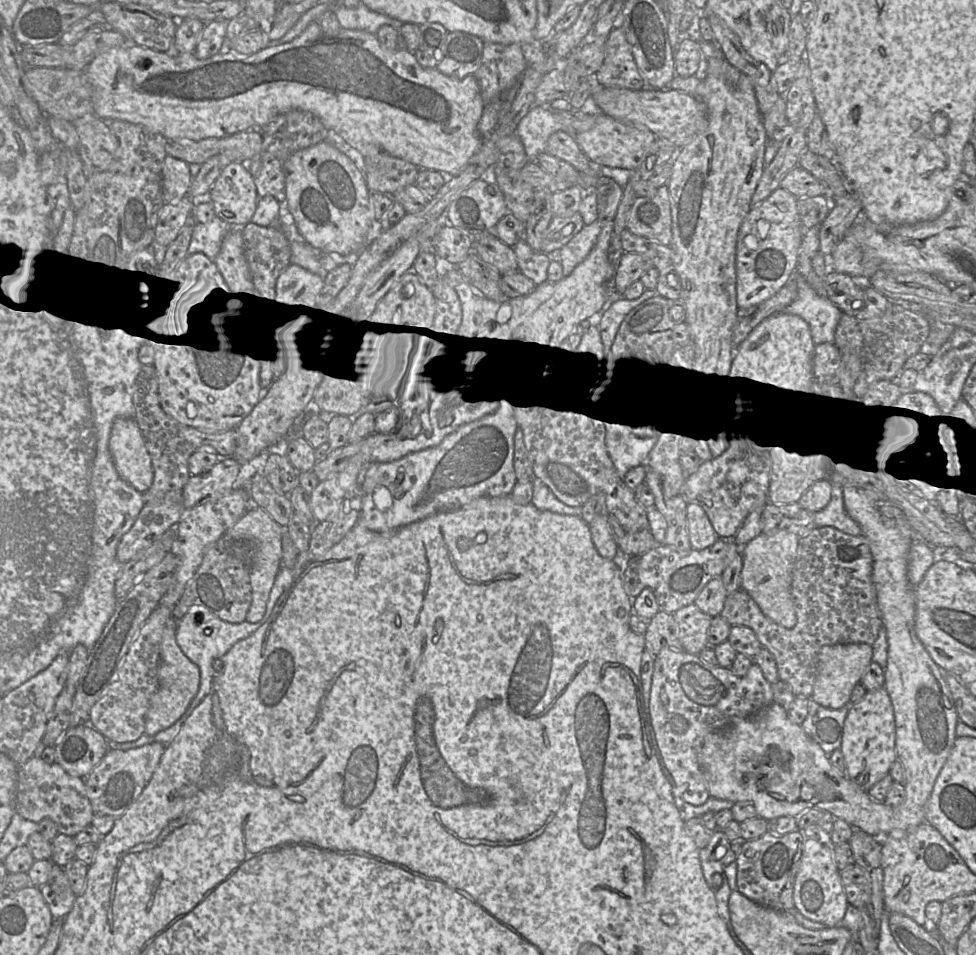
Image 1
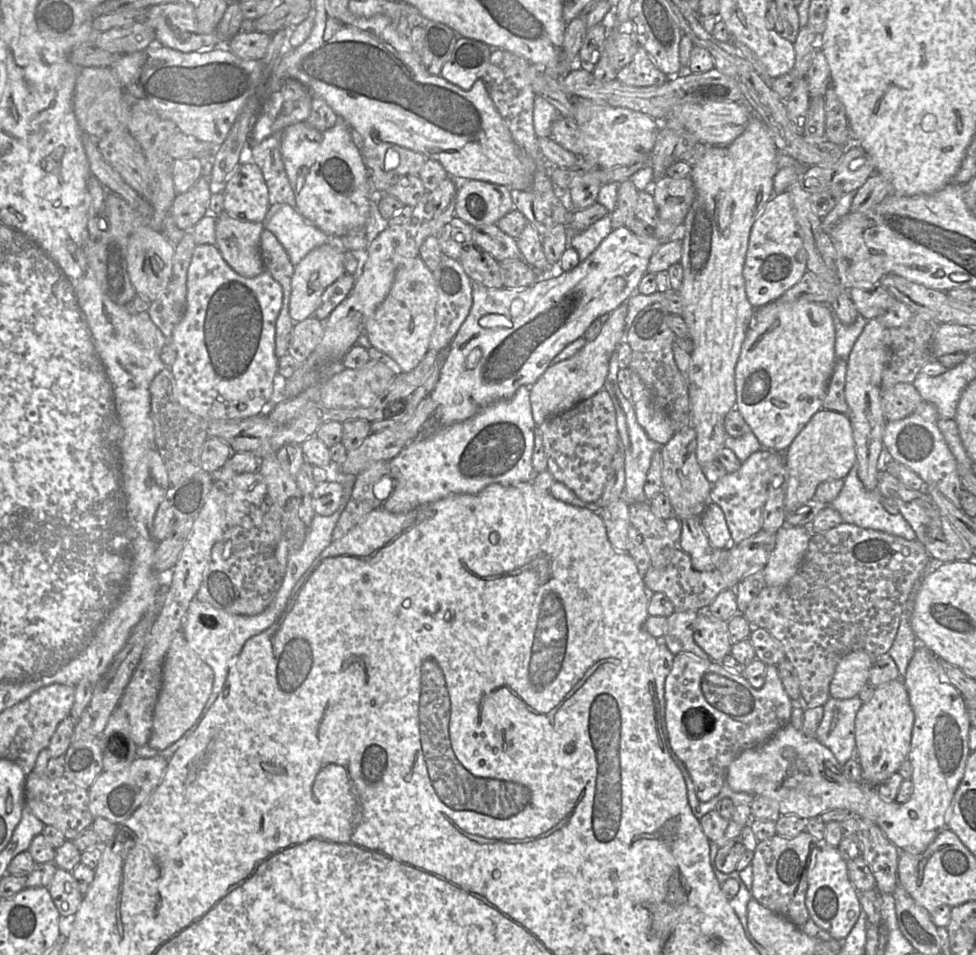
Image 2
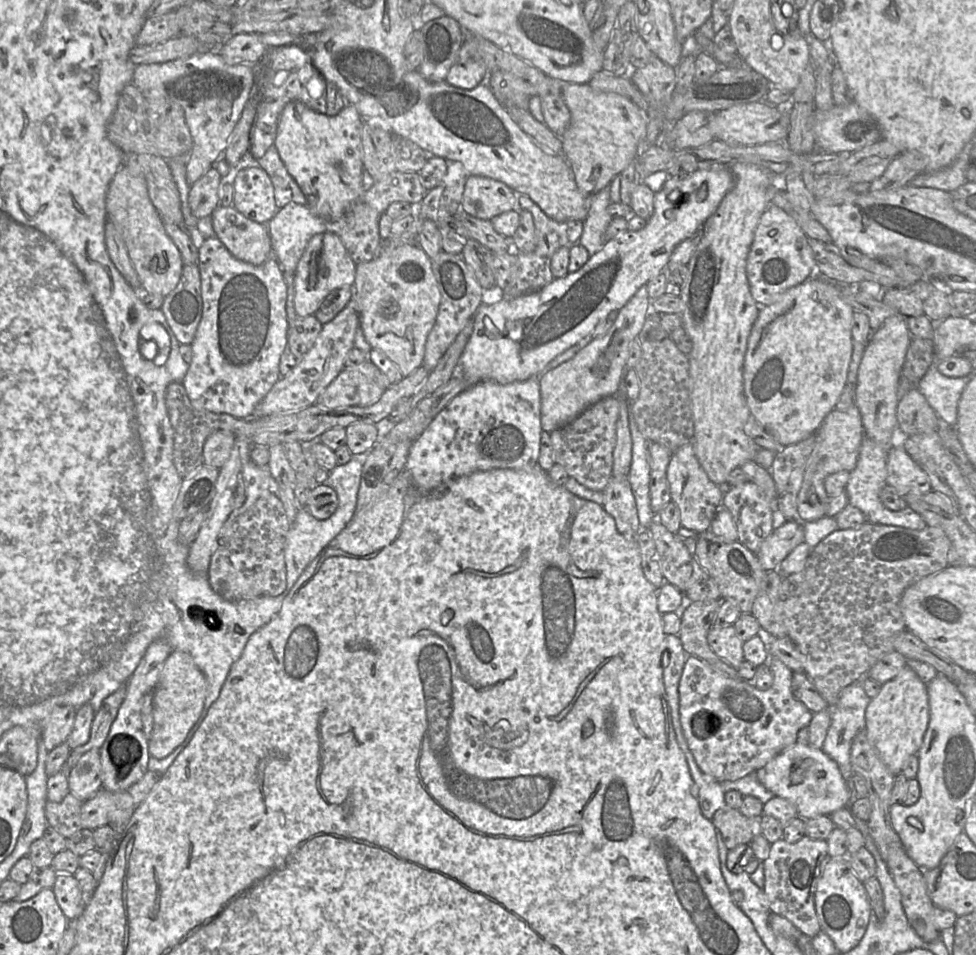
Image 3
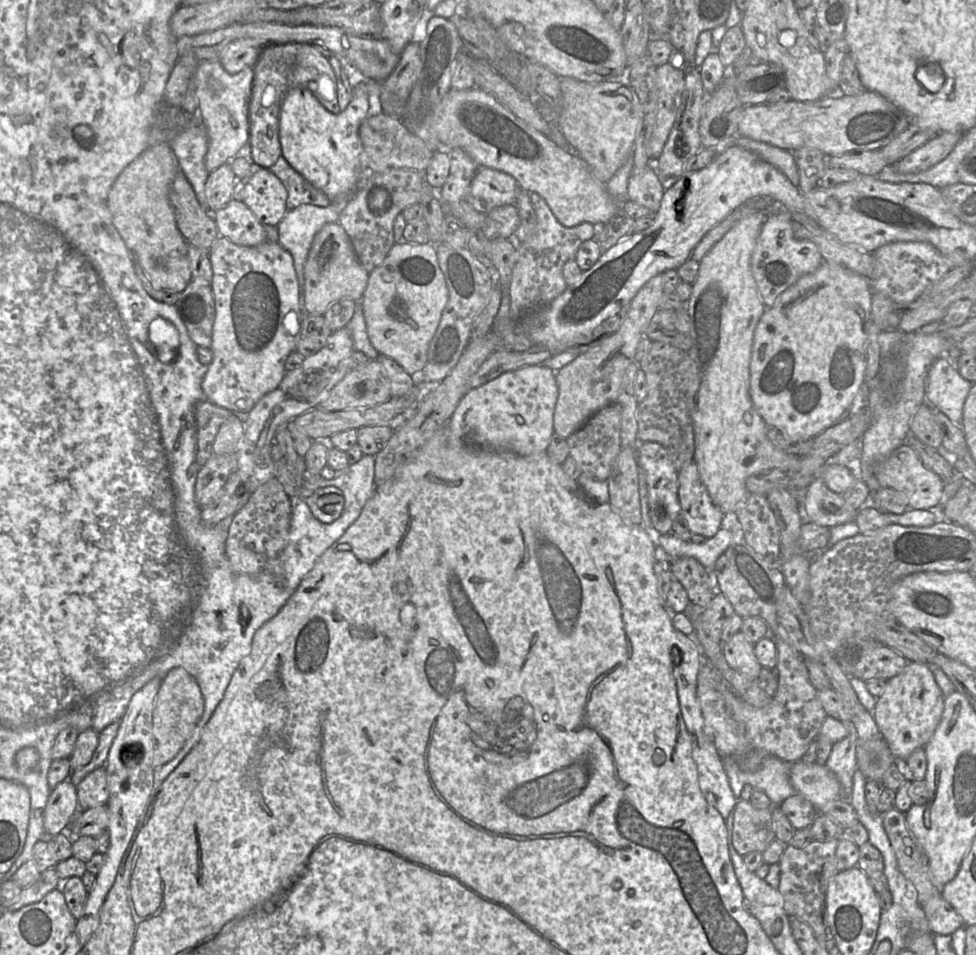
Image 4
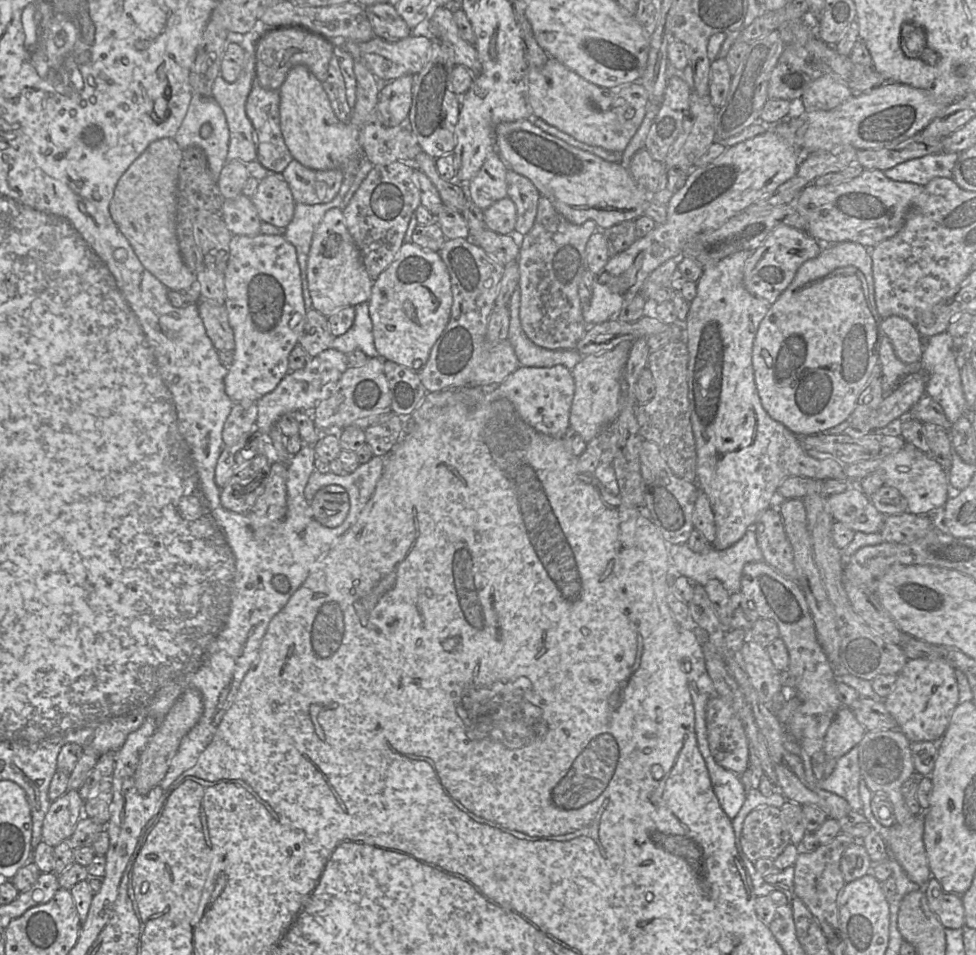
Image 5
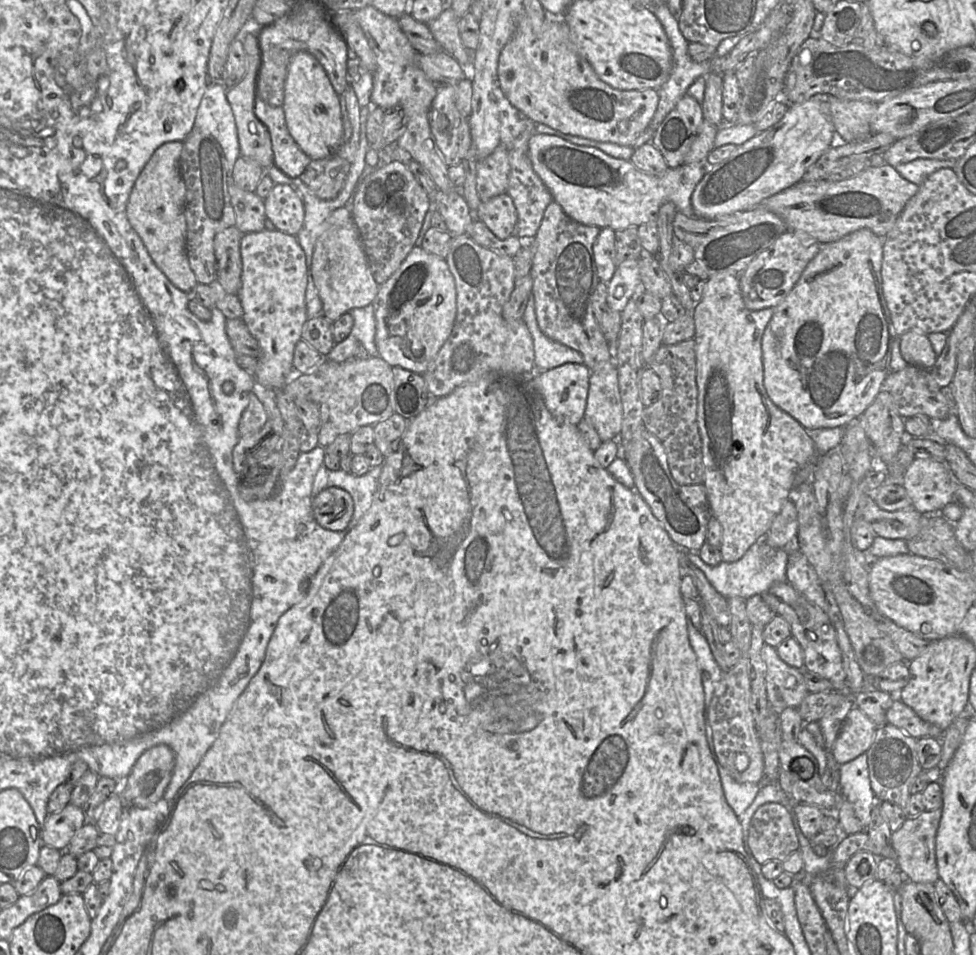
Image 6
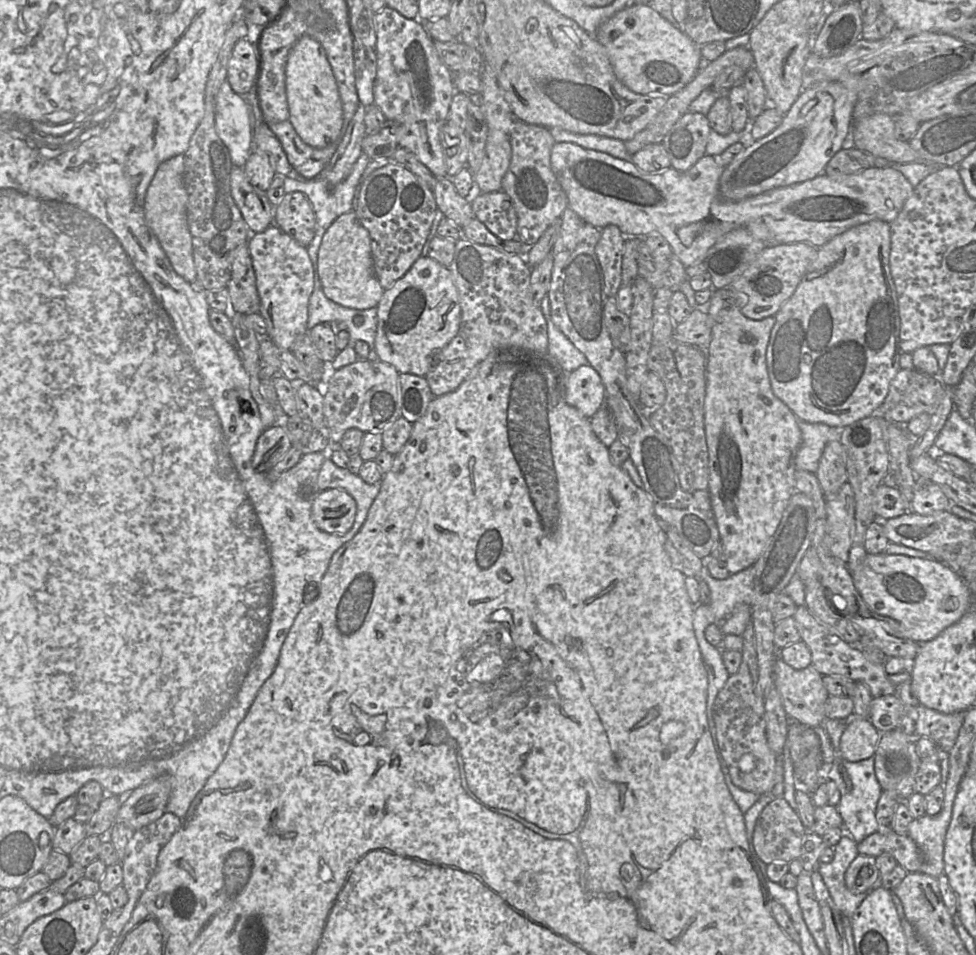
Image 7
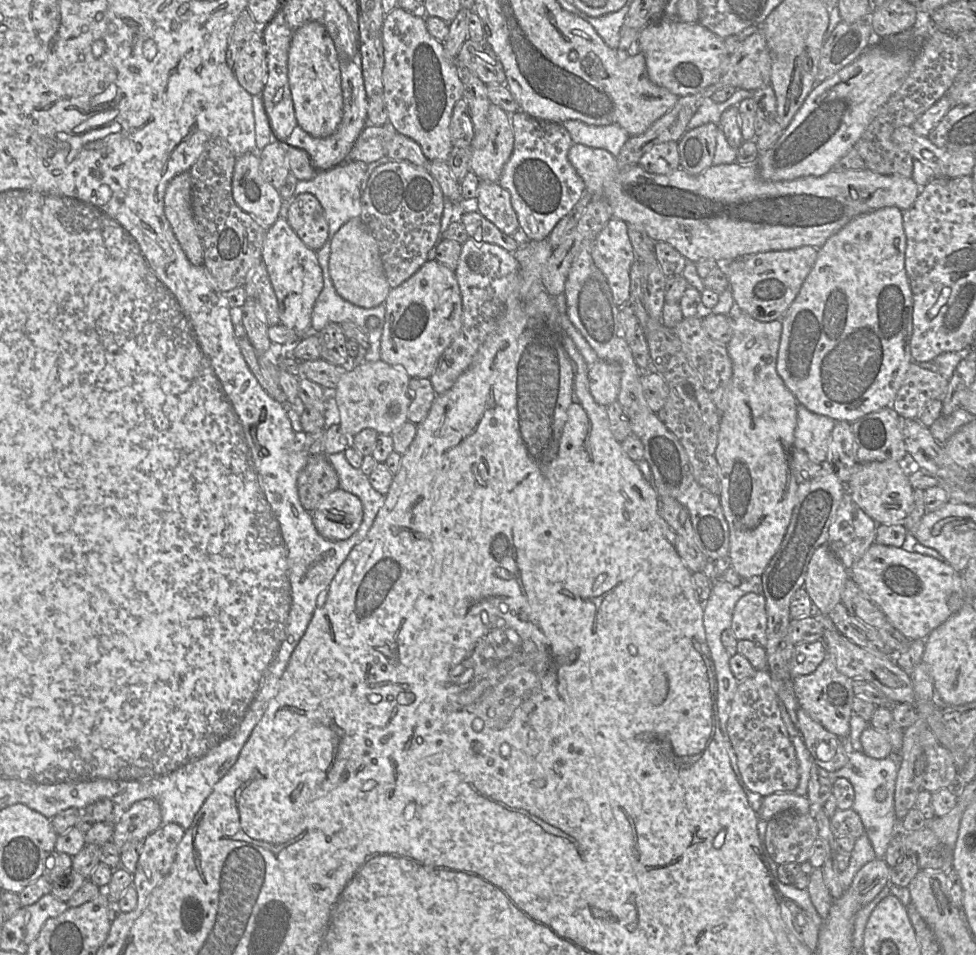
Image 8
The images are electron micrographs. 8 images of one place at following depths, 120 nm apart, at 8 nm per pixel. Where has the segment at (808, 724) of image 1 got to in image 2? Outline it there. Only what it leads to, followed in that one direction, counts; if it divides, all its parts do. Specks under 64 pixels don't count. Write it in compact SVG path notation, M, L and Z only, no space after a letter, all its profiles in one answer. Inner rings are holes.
M857 695L853 698L844 700L829 698L822 706L824 714L817 728L815 738L820 744L833 753L838 763L842 766L849 759L855 757L855 718L863 704L864 703Z

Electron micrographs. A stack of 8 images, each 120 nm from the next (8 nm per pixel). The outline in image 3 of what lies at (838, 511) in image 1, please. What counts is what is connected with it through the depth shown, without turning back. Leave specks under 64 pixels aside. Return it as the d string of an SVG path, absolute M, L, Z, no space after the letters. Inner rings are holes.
M864 435L857 464L851 471L845 488L849 505L860 509L865 515L867 523L900 526L911 530L925 529L926 522L911 508L906 507L900 511L891 511L882 504L880 493L886 486L887 460L888 451Z

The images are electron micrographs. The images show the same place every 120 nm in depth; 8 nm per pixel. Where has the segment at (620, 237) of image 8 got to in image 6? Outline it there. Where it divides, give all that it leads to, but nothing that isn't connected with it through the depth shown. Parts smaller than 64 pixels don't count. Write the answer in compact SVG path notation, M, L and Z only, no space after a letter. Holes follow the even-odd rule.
M609 227L601 228L592 245L597 275L601 282L607 284L614 275L615 231Z

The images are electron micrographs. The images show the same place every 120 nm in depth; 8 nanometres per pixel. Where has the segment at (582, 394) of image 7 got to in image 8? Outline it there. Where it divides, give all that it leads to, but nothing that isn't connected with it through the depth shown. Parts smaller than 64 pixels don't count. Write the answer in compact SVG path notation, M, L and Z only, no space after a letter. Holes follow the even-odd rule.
M599 360L588 368L589 391L595 402L601 406L616 402L621 385L621 366Z

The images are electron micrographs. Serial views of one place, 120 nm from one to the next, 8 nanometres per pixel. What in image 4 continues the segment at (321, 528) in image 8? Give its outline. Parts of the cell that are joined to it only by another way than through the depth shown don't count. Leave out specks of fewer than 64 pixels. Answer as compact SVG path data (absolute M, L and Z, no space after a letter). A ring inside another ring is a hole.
M335 486L318 488L306 499L313 516L322 523L330 524L337 520L344 509L344 495Z

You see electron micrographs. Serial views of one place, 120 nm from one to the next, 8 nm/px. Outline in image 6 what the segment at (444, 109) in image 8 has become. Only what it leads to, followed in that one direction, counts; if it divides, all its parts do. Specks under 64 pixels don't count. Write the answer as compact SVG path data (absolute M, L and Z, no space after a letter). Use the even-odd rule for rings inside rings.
M371 5L353 10L353 15L363 30L376 60L371 104L383 110L394 106L401 107L405 115L405 131L396 142L398 148L406 151L411 159L428 171L440 191L457 189L448 177L448 166L436 149L431 134L428 116L437 93L437 84L420 68L419 53L401 30L397 18L388 16Z

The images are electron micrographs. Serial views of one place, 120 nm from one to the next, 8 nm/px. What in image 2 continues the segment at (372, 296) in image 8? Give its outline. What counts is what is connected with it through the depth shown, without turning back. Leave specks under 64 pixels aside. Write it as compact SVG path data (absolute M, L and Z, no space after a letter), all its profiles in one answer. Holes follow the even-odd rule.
M324 244L310 251L294 266L289 299L289 315L294 323L313 316L325 289L346 273L344 266L345 252L345 249Z

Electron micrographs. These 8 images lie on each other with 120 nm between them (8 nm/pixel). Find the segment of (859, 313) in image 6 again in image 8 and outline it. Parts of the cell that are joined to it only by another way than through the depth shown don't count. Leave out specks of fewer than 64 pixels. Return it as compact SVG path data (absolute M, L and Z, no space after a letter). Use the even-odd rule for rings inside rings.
M885 207L855 217L818 249L818 255L811 272L781 319L782 333L776 363L777 373L787 388L795 395L798 403L804 405L808 410L828 416L836 421L853 423L869 413L891 407L910 365L915 362L910 351L913 331L913 295L905 270L905 250L906 236L903 228L903 211L897 207Z

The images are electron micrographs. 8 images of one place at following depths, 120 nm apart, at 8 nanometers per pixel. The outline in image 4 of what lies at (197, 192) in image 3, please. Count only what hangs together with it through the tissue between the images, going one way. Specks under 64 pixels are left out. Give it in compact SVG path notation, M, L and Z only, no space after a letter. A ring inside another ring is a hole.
M229 163L209 172L205 184L206 208L215 212L232 200L234 184L238 178Z

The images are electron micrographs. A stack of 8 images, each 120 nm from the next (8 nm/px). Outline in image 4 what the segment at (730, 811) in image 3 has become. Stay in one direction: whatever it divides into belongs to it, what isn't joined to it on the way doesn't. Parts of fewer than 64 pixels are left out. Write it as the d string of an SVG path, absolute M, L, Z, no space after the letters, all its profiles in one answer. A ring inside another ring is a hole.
M739 800L732 811L731 844L741 855L763 852L776 840L772 827L772 808L757 809L748 800Z

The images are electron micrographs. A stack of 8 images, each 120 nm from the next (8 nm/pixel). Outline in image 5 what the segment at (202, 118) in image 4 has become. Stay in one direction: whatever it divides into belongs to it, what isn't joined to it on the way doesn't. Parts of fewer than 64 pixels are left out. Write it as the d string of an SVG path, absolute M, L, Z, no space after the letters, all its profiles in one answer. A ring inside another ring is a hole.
M252 47L246 48L245 65L237 80L234 82L227 82L219 75L212 86L210 97L212 97L222 108L229 129L228 161L239 160L243 163L249 163L257 160L255 132L245 110L245 103L255 78L255 66L256 55L254 54Z

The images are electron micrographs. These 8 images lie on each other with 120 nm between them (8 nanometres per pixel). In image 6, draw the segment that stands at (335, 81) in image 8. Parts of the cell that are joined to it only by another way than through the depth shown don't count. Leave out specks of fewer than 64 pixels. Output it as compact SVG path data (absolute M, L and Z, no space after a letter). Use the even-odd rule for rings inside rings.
M306 51L296 52L289 61L282 108L290 135L312 160L327 158L338 150L343 137L339 95L323 66Z

